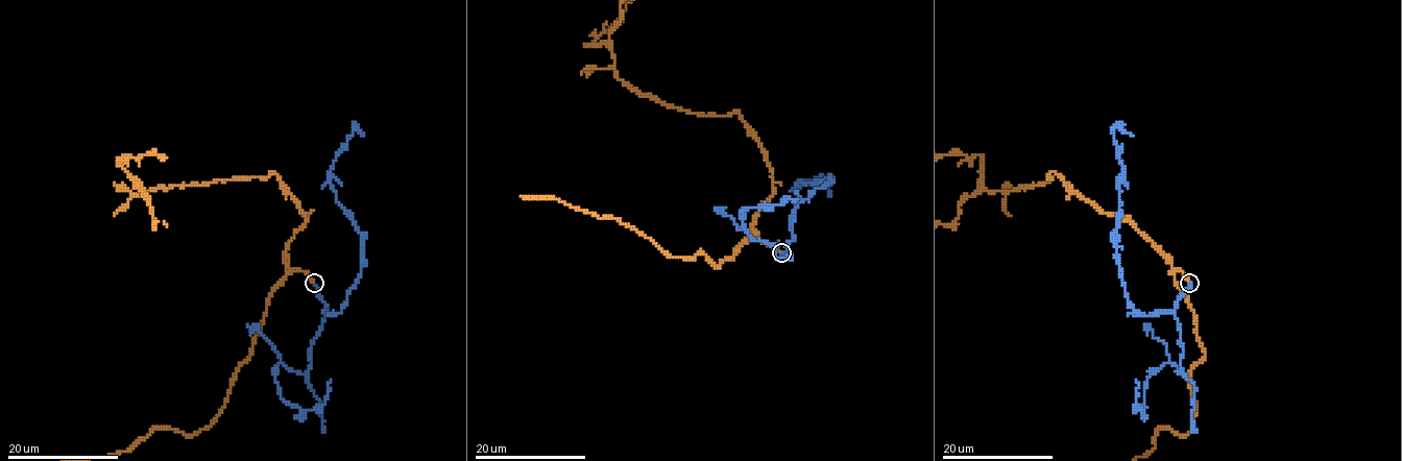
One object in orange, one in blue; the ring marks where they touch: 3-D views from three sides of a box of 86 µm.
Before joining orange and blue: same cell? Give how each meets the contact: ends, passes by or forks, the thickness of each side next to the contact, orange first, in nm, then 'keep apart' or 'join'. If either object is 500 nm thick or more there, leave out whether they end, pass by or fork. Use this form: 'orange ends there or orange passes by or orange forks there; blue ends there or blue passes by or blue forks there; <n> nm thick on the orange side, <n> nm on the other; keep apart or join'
orange ends there; blue ends there; 280 nm thick on the orange side, 280 nm on the other; join

